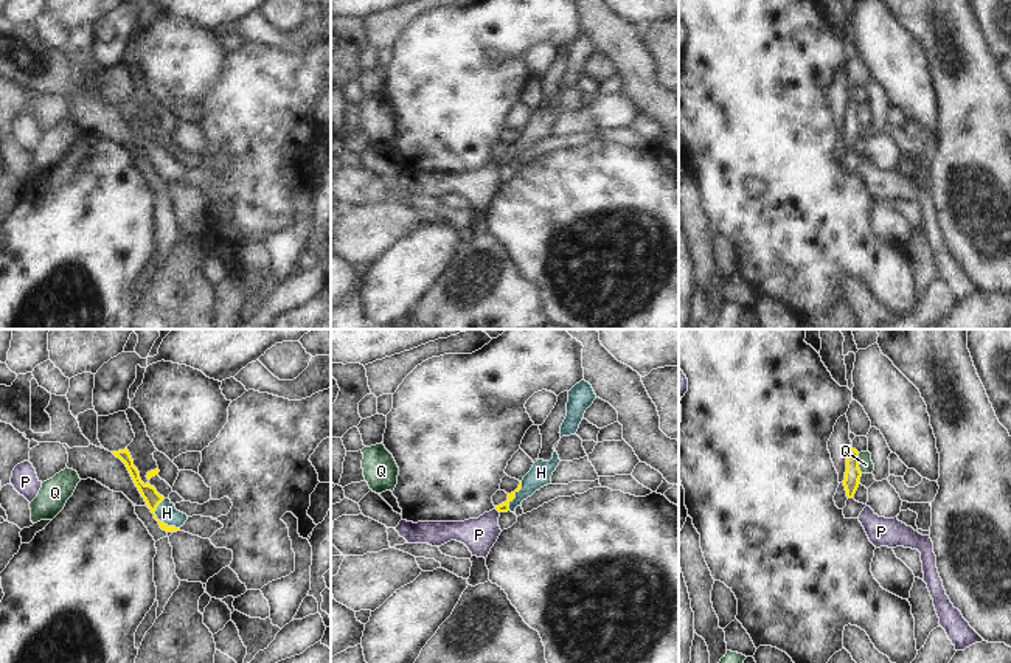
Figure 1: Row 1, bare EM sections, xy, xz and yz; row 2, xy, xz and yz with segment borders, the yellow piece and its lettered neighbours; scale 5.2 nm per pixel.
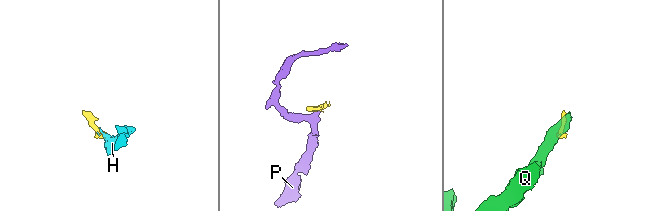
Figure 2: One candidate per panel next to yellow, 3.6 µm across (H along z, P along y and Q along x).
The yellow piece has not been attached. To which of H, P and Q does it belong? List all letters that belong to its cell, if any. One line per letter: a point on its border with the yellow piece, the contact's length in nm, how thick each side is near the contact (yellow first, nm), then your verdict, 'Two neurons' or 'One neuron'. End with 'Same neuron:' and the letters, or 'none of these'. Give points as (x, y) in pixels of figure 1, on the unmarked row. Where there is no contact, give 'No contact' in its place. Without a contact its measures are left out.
H: Touches yellow at xy (157, 171). Shared border 180 nm. Thickness 90 nm (yellow) against 110 nm. One neuron
P: Touches yellow at xz (497, 162). Shared border 40 nm. Thickness 50 nm (yellow) against 180 nm. One neuron
Q: Touches yellow at yz (858, 115). Shared border 110 nm. Thickness 90 nm (yellow) against 80 nm. Two neurons
Same neuron: H, P

